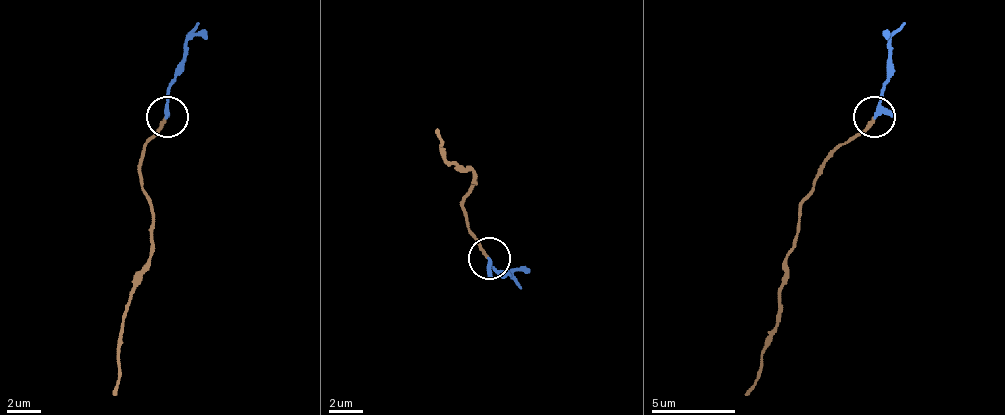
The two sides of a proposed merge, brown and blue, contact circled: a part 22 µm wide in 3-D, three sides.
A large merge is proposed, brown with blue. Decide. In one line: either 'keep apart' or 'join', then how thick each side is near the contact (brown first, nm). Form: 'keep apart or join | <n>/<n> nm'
join | 200/200 nm

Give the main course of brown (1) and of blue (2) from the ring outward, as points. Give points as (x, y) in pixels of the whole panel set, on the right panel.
1: (875, 115), (825, 161), (812, 191), (800, 207), (762, 370), (746, 396)
2: (875, 115), (888, 44), (904, 24)

